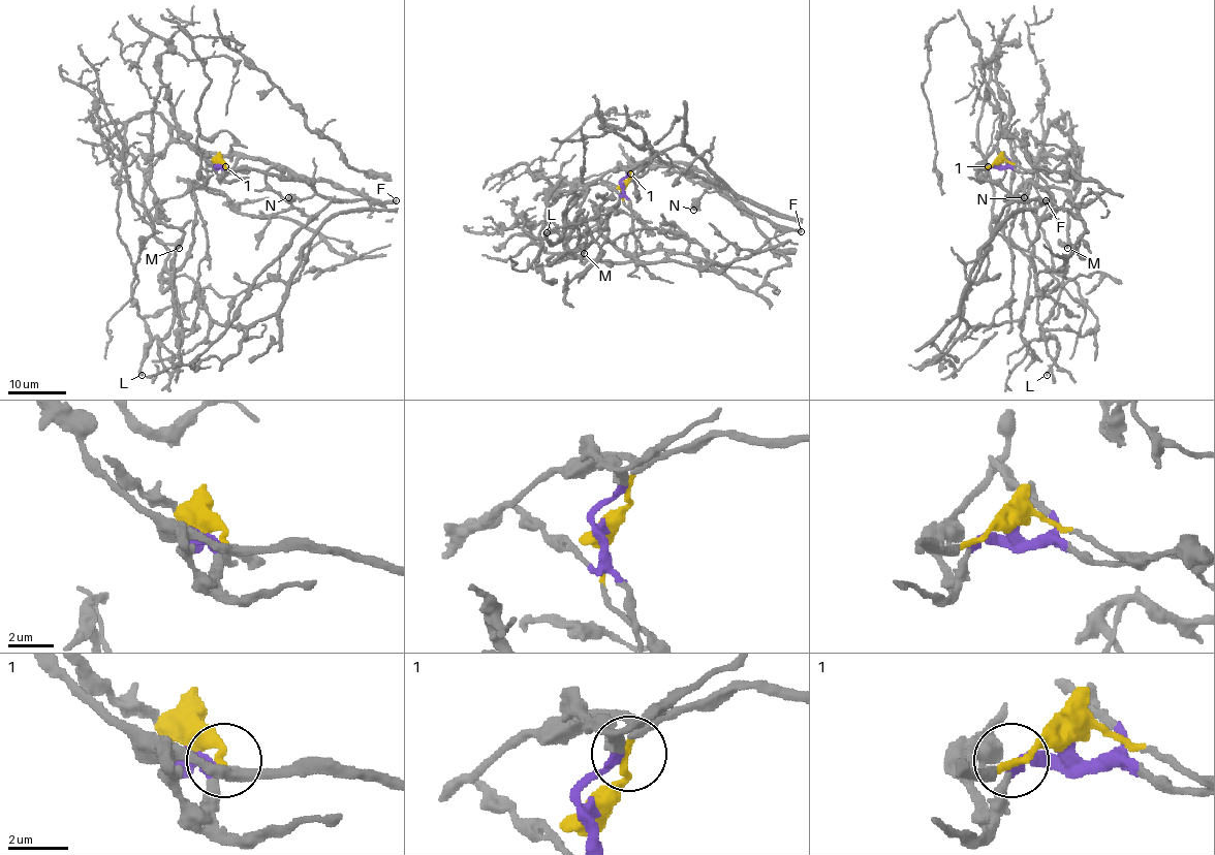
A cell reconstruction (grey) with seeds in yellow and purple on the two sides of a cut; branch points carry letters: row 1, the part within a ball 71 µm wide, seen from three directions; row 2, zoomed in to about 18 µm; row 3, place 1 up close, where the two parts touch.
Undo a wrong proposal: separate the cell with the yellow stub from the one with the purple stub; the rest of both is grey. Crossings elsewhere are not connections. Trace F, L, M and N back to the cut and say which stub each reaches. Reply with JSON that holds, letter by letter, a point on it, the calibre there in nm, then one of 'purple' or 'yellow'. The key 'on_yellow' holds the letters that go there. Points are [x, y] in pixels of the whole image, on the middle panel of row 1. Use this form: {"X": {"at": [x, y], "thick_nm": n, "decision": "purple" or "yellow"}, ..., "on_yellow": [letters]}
{"F": {"at": [801, 231], "thick_nm": 400, "decision": "yellow"}, "L": {"at": [547, 232], "thick_nm": 240, "decision": "purple"}, "M": {"at": [584, 253], "thick_nm": 170, "decision": "purple"}, "N": {"at": [693, 210], "thick_nm": 400, "decision": "yellow"}, "on_yellow": ["F", "N"]}

